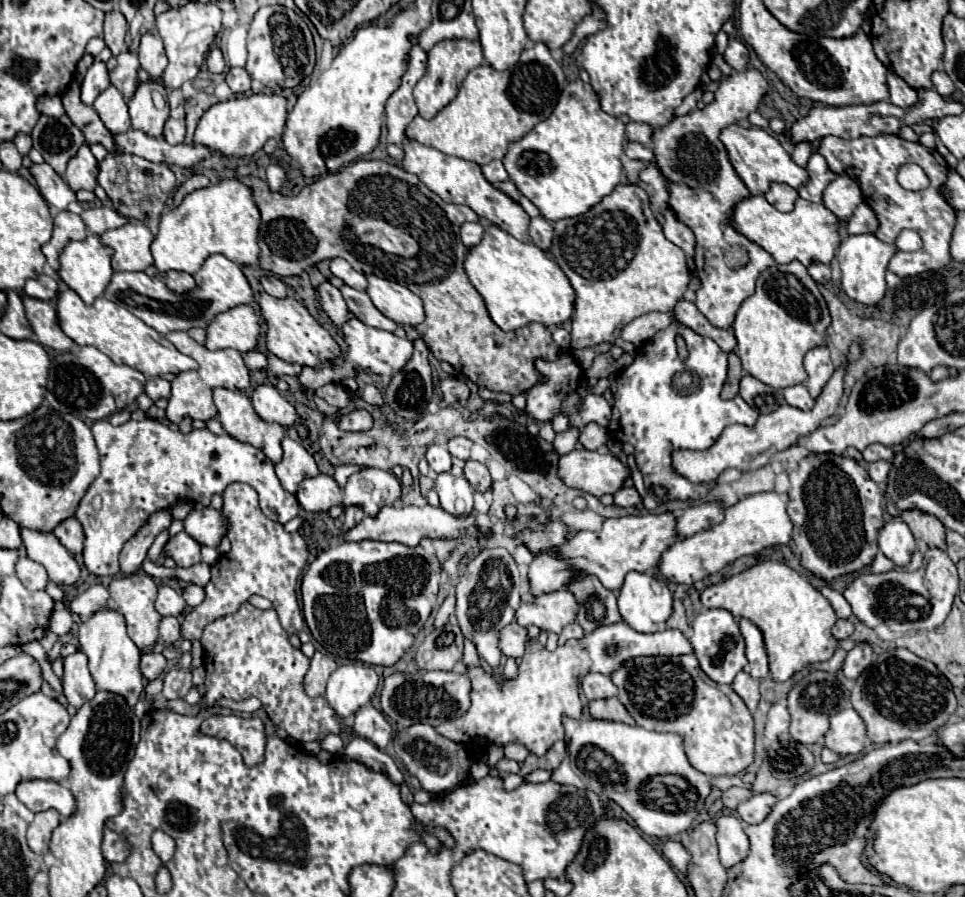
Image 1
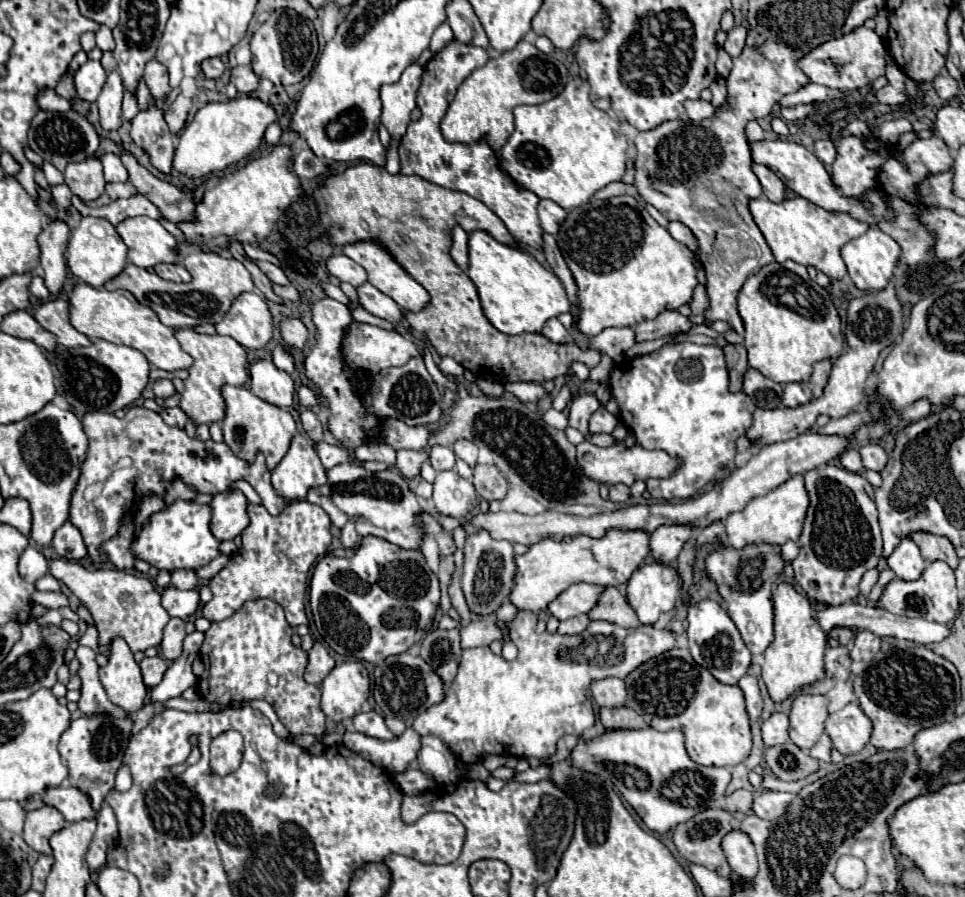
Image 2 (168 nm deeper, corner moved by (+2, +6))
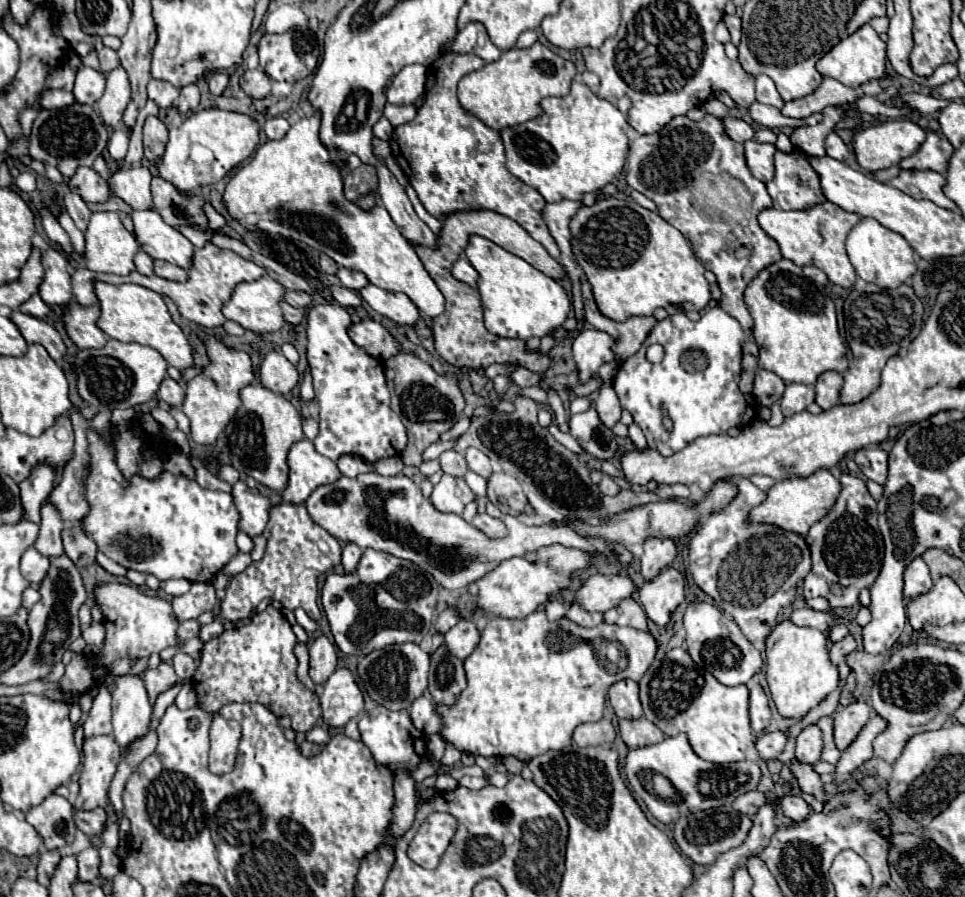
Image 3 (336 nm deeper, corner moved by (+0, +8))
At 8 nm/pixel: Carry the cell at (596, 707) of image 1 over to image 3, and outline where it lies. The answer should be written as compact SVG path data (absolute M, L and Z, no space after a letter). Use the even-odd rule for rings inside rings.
M644 716L638 720L618 720L618 732L628 748L656 744L664 738L664 732Z

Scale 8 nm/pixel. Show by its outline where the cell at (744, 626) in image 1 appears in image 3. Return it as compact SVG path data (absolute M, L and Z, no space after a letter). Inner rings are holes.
M748 478L734 480L734 482L738 486L736 498L722 512L704 518L690 540L690 554L688 554L690 572L694 576L694 582L708 596L714 598L716 606L720 606L726 614L734 618L734 622L750 642L764 642L766 636L776 626L780 614L784 612L784 606L790 606L790 602L794 600L796 582L804 578L806 572L810 570L810 550L804 538L798 534L792 534L768 524L748 524L746 522L748 512L754 506L758 506L766 494L760 488L756 488Z

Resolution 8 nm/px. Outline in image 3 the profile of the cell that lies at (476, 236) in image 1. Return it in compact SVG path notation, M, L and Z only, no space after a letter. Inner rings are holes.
M460 256L460 258L454 262L452 274L454 274L454 278L458 278L458 280L462 280L462 282L466 282L466 284L470 284L470 286L476 288L478 272L472 268L472 264L470 264L464 256Z

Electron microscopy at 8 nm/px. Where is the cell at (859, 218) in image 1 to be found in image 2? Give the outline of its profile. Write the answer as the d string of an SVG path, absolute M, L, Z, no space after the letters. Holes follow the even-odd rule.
M800 196L778 204L770 202L768 198L756 198L750 202L750 212L754 216L754 222L762 230L776 262L794 260L804 266L814 266L822 270L828 278L836 278L836 280L840 280L848 272L840 256L840 248L852 238L862 236L870 228L864 222L856 222L854 218L848 218L848 214L828 212Z

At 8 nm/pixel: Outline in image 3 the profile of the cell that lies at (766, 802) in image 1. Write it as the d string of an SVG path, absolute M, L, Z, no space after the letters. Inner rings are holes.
M794 794L782 796L782 814L784 814L786 818L796 820L796 822L802 822L802 820L808 818L810 812L812 812L812 810L808 808L808 804L806 804L802 798L798 798L798 796L794 796Z

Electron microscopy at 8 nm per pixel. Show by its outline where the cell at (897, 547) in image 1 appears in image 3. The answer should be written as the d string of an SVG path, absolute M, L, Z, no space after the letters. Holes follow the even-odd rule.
M922 556L914 558L904 572L904 596L906 598L914 598L922 592L928 592L932 588L932 578L930 578L930 570L926 568L926 562L922 560Z

